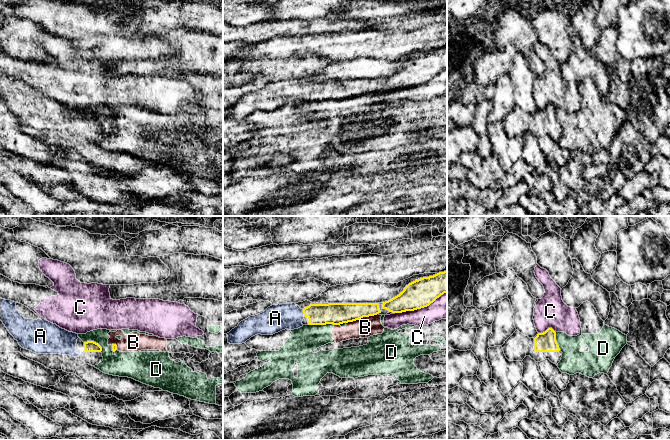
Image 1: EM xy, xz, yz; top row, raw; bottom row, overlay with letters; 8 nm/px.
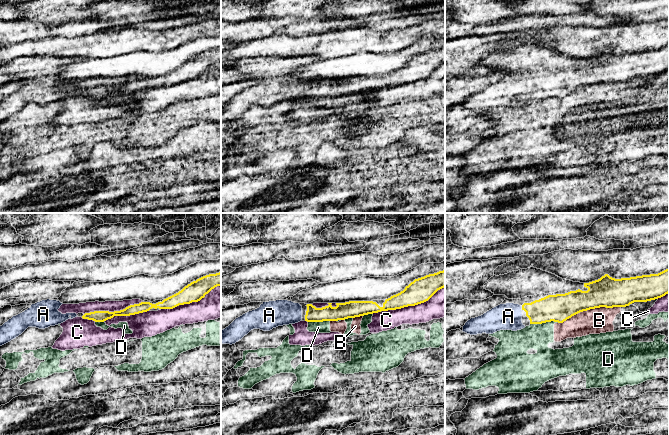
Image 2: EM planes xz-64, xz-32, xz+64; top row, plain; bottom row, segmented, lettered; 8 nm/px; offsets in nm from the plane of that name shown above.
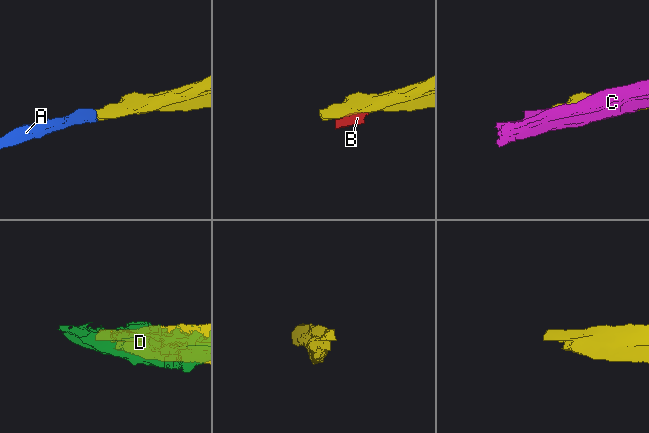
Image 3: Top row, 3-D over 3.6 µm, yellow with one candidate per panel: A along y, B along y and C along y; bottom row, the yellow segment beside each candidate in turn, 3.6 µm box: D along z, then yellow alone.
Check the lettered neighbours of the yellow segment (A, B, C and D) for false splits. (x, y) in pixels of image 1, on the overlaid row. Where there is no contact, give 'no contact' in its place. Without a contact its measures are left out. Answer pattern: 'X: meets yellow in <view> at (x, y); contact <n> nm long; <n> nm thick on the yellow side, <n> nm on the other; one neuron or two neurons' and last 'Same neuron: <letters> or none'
A: meets yellow in xz at (303, 313); contact 70 nm long; 180 nm thick on the yellow side, 220 nm on the other; one neuron
B: meets yellow in xz at (362, 317); contact 280 nm long; 180 nm thick on the yellow side, 160 nm on the other; two neurons
C: meets yellow in xz at (420, 308); contact 440 nm long; 220 nm thick on the yellow side, 190 nm on the other; two neurons
D: meets yellow in xz at (320, 324); contact 220 nm long; 180 nm thick on the yellow side, 220 nm on the other; two neurons
Same neuron: A

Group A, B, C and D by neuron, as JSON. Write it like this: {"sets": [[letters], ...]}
{"sets": [["A"], ["B", "D"], ["C"]]}

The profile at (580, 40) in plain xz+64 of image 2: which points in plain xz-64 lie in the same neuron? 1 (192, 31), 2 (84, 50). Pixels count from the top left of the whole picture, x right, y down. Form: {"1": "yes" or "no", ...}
{"1": "yes", "2": "yes"}

